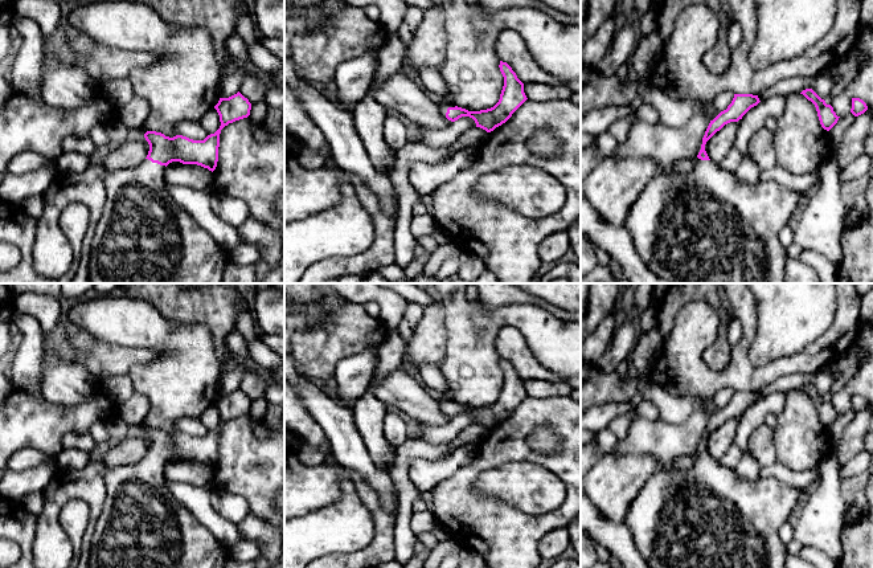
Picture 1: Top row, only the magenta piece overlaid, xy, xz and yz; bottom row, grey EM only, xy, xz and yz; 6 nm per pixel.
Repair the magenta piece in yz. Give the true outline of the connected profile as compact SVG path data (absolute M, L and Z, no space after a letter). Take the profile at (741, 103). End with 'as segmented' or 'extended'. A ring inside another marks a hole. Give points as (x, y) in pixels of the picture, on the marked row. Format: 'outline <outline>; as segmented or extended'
outline M734 94L731 103L710 120L702 138L701 150L689 173L653 176L627 216L628 229L635 250L642 262L668 283L786 283L786 248L779 233L787 226L798 207L799 193L786 185L766 180L757 184L739 181L734 172L725 171L712 162L705 151L706 142L730 122L738 122L759 103L758 95Z; extended

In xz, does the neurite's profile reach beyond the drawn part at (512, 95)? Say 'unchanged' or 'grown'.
grown

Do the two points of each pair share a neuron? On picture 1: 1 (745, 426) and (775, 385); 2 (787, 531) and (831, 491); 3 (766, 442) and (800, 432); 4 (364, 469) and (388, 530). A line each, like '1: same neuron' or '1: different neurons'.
1: different neurons
2: different neurons
3: different neurons
4: different neurons

